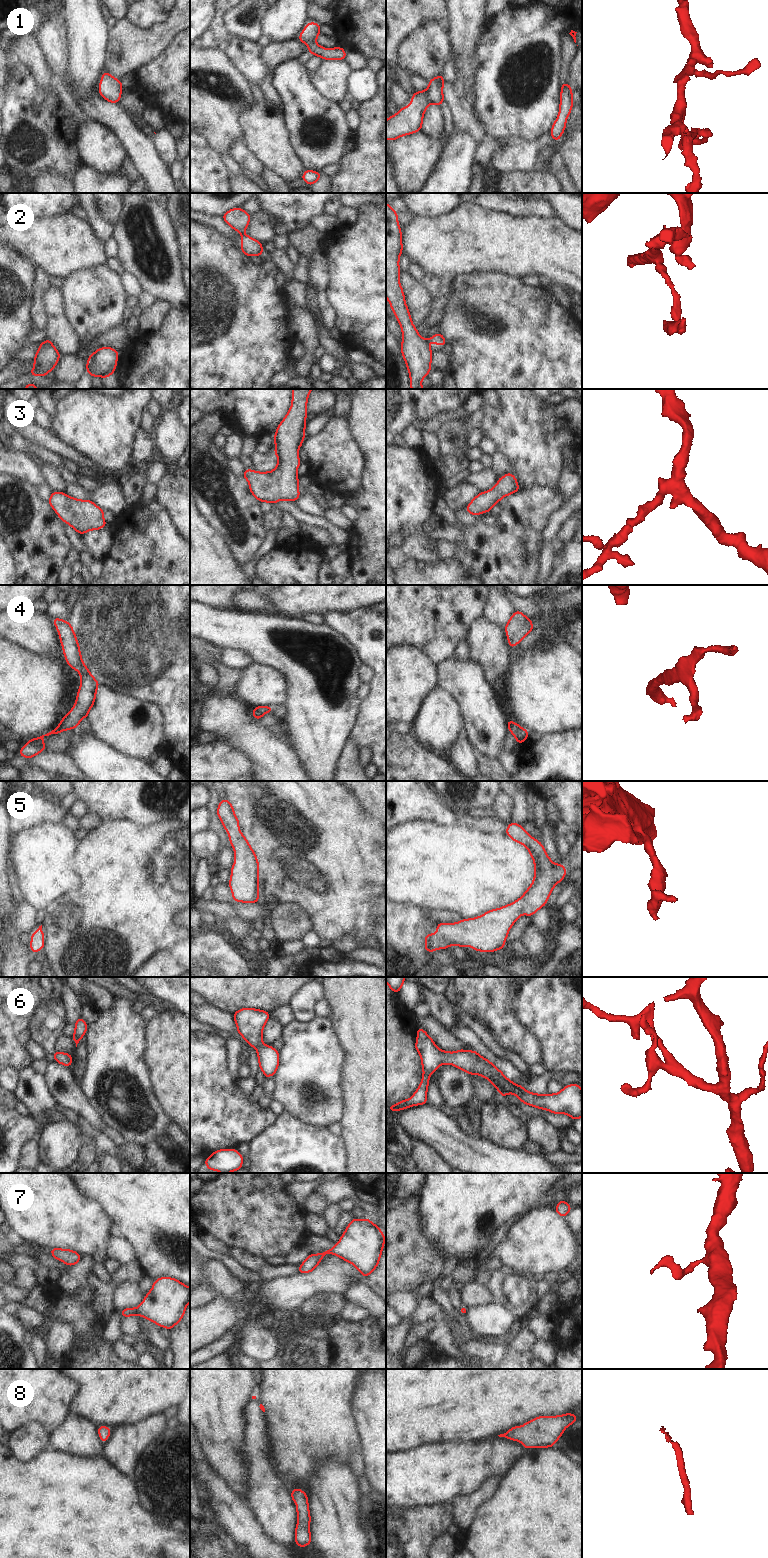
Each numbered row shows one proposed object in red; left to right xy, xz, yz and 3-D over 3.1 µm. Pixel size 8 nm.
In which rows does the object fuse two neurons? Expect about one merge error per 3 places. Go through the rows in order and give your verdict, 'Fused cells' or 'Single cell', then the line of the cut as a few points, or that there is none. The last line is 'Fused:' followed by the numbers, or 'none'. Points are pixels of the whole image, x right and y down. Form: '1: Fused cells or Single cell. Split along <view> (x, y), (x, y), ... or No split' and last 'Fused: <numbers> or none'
1: Single cell. No split
2: Fused cells. Split along yz (426, 340), (429, 347)
3: Single cell. No split
4: Single cell. No split
5: Single cell. No split
6: Single cell. No split
7: Single cell. No split
8: Single cell. No split
Fused: 2.

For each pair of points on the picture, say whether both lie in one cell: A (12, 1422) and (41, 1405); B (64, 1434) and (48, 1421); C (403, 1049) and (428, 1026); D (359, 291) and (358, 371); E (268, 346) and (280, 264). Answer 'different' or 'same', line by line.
A: same
B: different
C: different
D: different
E: different

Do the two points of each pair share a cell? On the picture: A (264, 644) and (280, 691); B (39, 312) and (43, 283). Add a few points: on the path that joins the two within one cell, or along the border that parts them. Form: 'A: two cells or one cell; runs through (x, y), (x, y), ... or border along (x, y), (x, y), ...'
A: two cells; border along (256, 663), (278, 669), (288, 684)
B: one cell; runs through (38, 305), (39, 290)

